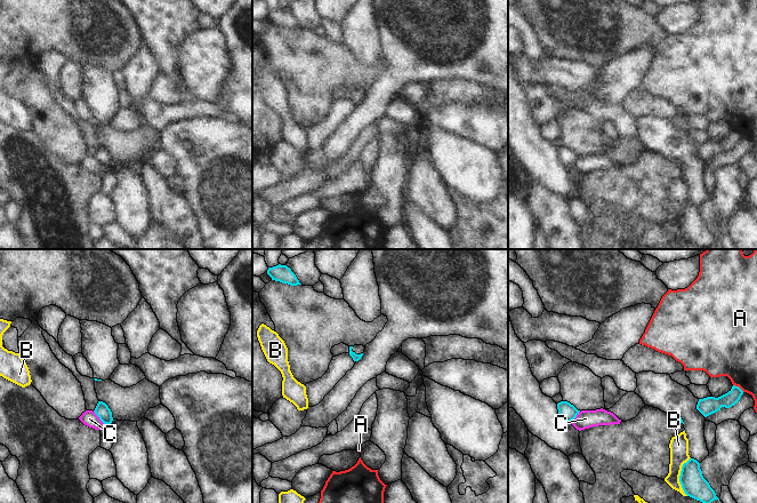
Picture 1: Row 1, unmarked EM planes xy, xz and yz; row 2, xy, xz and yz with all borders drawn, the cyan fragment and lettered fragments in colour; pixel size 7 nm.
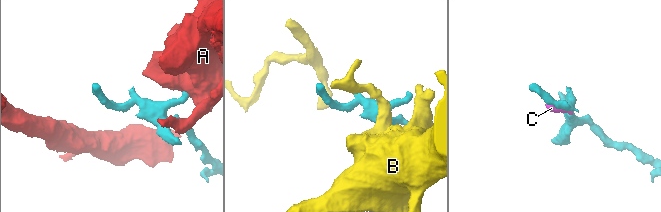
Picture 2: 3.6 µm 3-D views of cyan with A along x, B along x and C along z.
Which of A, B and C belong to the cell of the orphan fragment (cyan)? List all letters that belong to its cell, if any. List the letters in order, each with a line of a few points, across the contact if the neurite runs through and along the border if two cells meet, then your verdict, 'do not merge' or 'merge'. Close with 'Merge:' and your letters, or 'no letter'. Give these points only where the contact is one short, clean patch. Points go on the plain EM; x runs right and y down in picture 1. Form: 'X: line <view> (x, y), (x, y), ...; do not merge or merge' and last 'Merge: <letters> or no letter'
A: line yz (733, 128), (743, 135); do not merge
B: do not merge
C: do not merge
Merge: no letter

